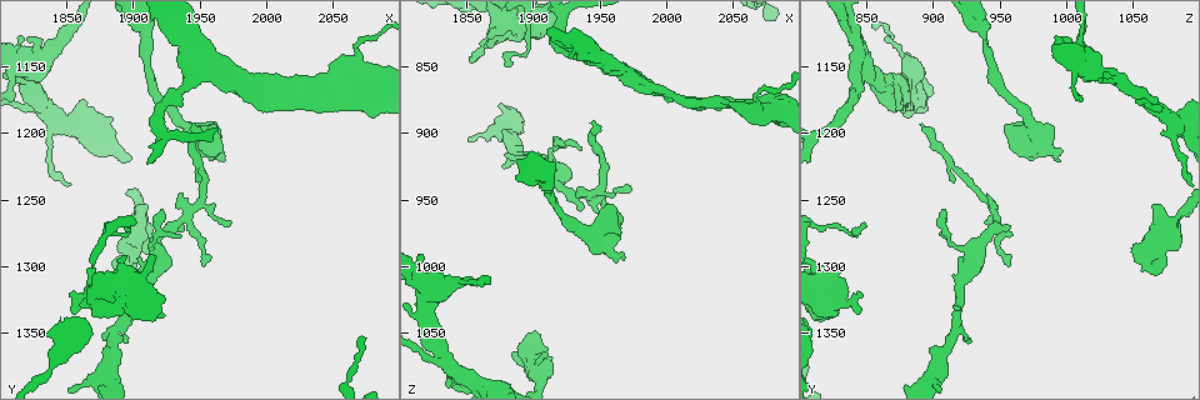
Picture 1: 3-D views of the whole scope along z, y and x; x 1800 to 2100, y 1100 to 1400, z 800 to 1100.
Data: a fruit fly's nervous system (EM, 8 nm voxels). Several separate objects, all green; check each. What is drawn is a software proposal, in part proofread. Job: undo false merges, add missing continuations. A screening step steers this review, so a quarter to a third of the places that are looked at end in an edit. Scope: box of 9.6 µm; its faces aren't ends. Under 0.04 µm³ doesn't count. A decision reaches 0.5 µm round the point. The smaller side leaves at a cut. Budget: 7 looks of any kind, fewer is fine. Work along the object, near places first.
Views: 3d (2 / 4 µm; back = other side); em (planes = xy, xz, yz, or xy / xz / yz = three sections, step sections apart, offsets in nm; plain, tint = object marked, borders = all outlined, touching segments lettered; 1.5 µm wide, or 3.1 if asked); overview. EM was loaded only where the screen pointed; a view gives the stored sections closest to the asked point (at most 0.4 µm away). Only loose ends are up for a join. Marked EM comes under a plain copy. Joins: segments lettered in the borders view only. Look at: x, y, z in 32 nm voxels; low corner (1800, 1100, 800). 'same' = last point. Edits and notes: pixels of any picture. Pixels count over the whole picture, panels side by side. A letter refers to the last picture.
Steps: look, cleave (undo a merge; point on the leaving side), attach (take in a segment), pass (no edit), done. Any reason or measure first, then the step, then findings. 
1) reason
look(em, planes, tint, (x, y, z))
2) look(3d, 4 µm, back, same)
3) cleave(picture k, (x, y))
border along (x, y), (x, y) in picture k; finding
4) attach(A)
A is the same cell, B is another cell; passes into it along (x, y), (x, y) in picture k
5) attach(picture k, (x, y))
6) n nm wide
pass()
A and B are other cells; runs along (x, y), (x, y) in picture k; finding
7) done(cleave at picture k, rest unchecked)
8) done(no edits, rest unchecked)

closes a loop
look(em, xy, step 8, borders, (2002, 1182, 872))

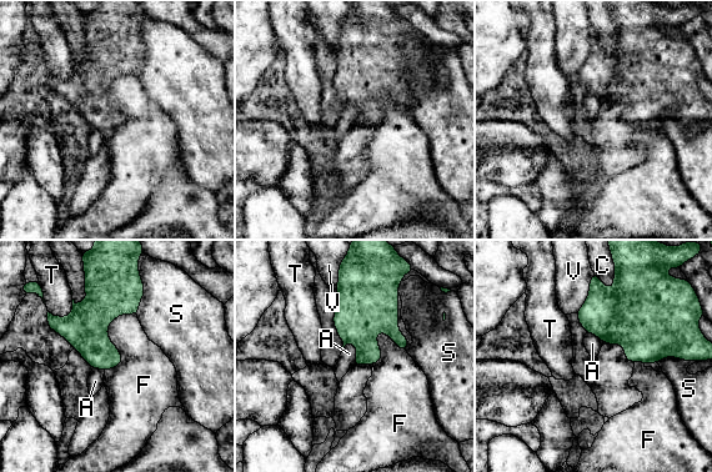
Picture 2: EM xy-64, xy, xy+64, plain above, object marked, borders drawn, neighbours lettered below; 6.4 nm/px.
pass()
A, C, F, S, T and V are other cells; border along (349, 342), (356, 349), (354, 365) in picture 2; one neuron here

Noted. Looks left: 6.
an open end
look(em, xz, step 4, tint, (1944, 1194, 892))

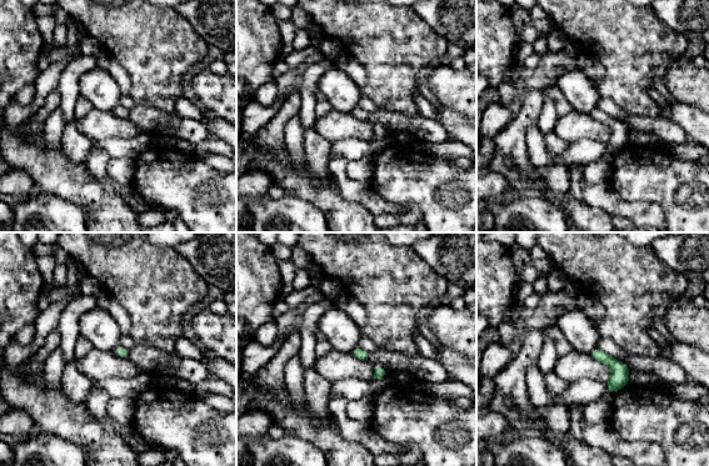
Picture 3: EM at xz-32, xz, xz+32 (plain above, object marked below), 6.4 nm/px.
cut it another way
look(em, planes, borders, same)

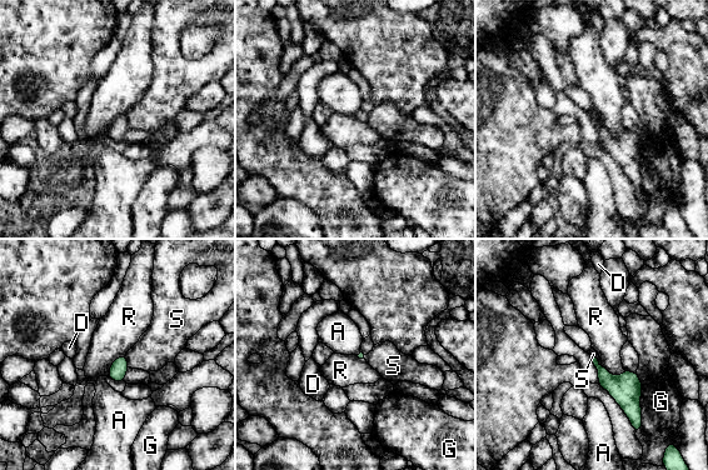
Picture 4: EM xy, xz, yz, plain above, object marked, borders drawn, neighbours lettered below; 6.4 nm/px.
pass()
A, D, G, R and S are other cells; border along (125, 354), (111, 364), (108, 374) in picture 4; no lettered segment goes on from it

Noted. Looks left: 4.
free end
look(em, planes, borders, (1896, 1280, 1052))

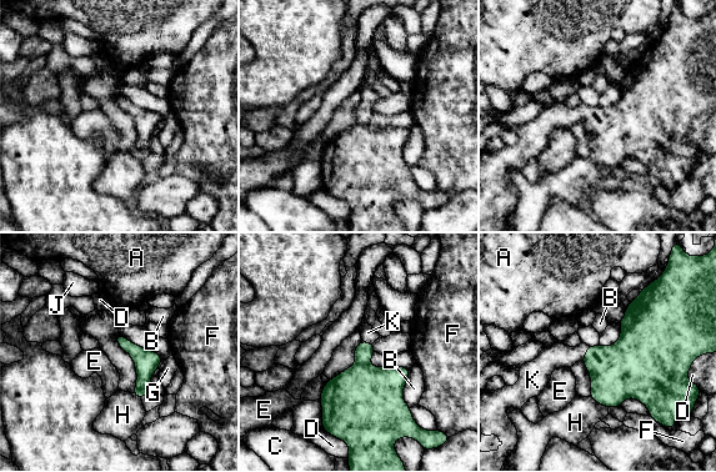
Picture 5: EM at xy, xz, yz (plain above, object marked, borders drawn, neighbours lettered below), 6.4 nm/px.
B touches over 240 nm
attach(K)
K is the same cell, A, B, C, D, E, F, G, H and J are other cells; passes into it along (620, 371), (586, 354), (560, 355) in picture 5; it goes on there

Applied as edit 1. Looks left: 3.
done(attach at picture 5, rest unchecked)

